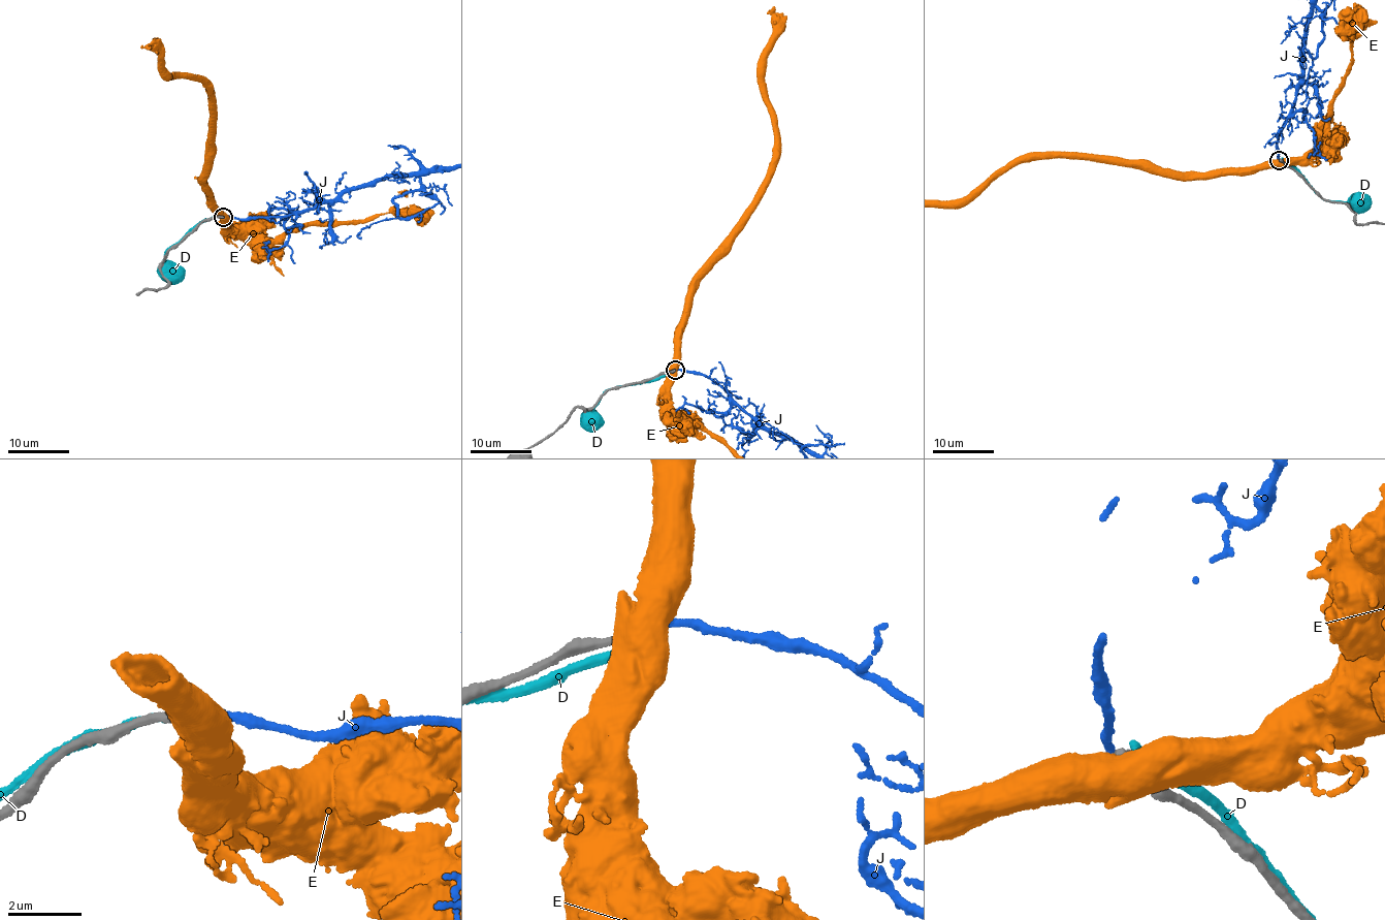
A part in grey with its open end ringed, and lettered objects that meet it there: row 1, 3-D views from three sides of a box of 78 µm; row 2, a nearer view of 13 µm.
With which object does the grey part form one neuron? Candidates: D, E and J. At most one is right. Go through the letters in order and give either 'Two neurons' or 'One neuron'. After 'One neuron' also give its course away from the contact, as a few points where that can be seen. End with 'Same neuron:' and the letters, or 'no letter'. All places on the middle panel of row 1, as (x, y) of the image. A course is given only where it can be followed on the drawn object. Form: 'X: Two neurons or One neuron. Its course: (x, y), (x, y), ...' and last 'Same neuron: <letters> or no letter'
D: Two neurons
E: Two neurons
J: Two neurons
Same neuron: no letter

